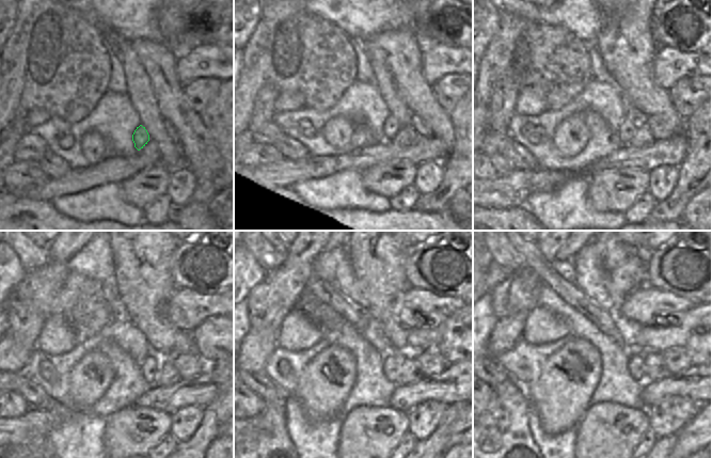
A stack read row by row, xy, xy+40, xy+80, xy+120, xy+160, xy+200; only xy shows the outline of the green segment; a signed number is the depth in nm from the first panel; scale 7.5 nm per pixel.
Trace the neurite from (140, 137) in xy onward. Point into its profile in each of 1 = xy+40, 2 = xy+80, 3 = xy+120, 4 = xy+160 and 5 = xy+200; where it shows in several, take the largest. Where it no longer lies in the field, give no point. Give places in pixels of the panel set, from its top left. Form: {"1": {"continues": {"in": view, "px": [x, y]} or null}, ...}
{"1": {"continues": {"in": "xy+40", "px": [400, 136]}}, "2": {"continues": {"in": "xy+80", "px": [641, 135]}}, "3": {"continues": {"in": "xy+120", "px": [158, 372]}}, "4": {"continues": {"in": "xy+160", "px": [404, 369]}}, "5": {"continues": {"in": "xy+200", "px": [650, 367]}}}

